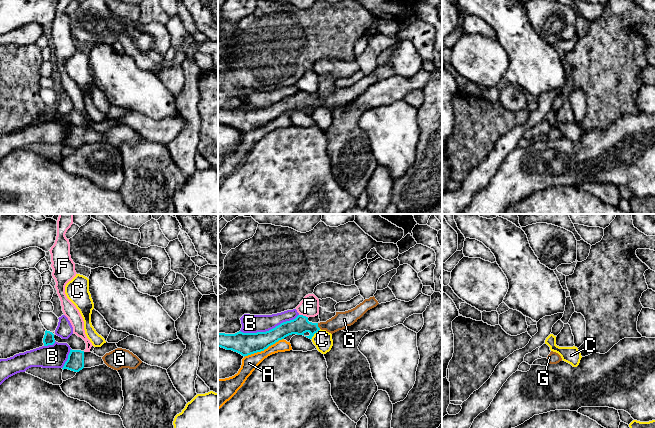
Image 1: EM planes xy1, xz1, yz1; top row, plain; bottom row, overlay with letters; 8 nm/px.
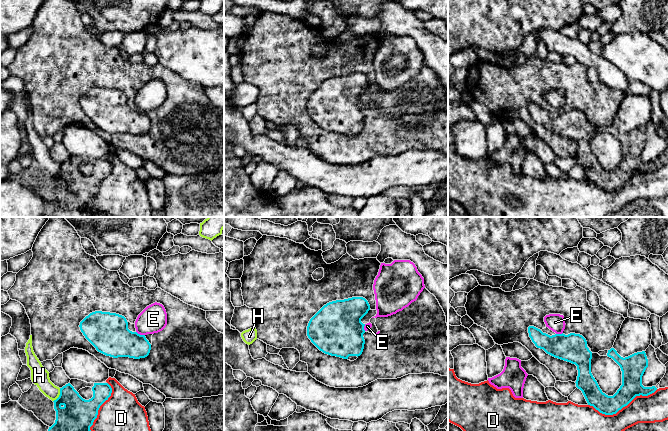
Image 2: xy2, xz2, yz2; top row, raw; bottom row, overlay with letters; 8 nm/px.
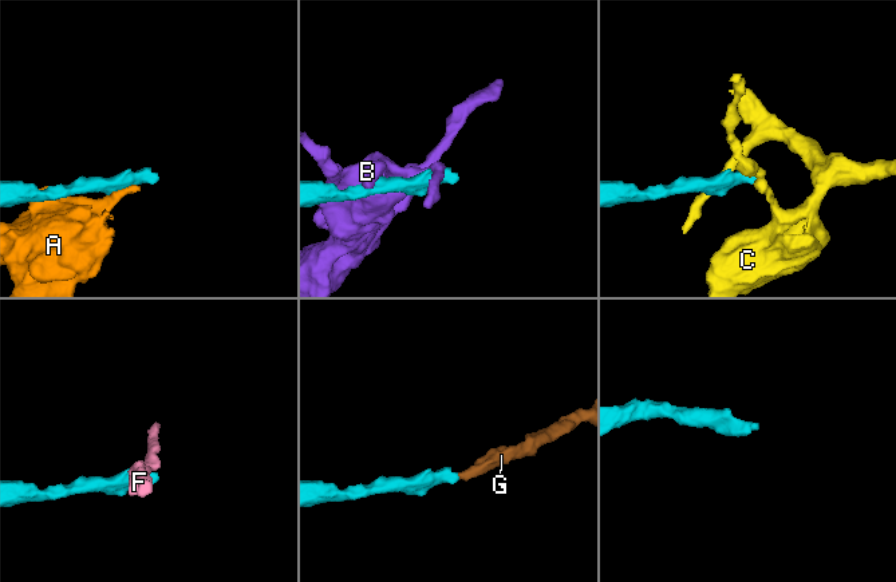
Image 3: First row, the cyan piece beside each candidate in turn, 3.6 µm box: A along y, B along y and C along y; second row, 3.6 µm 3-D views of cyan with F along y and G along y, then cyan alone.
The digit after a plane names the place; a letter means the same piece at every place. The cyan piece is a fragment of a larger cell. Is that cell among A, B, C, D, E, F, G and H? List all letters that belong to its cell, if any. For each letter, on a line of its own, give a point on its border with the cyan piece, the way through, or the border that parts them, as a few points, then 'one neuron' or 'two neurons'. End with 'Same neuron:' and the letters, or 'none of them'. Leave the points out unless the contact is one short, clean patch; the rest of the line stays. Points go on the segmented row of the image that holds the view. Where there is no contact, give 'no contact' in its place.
A: meets cyan in xz1 at (263, 350); border along xz1 (283, 338), (263, 350), (244, 357); two neurons
B: meets cyan in xz1 at (269, 330); two neurons
C: meets cyan in xz1 at (314, 333); border along xz1 (320, 329), (311, 339); two neurons
D: meets cyan in yz2 at (622, 407); two neurons
E: meets cyan in xy2 at (139, 334); border along xy2 (136, 331), (144, 335); two neurons
F: meets cyan in xz1 at (304, 316); border along xz1 (299, 314), (308, 317); two neurons
G: meets cyan in xz1 at (317, 326); runs through xz1 (300, 325), (317, 326), (333, 325), (341, 320); one neuron
H: meets cyan in xy2 at (59, 395); border along xy2 (60, 388), (60, 394), (53, 401); two neurons
Same neuron: G

